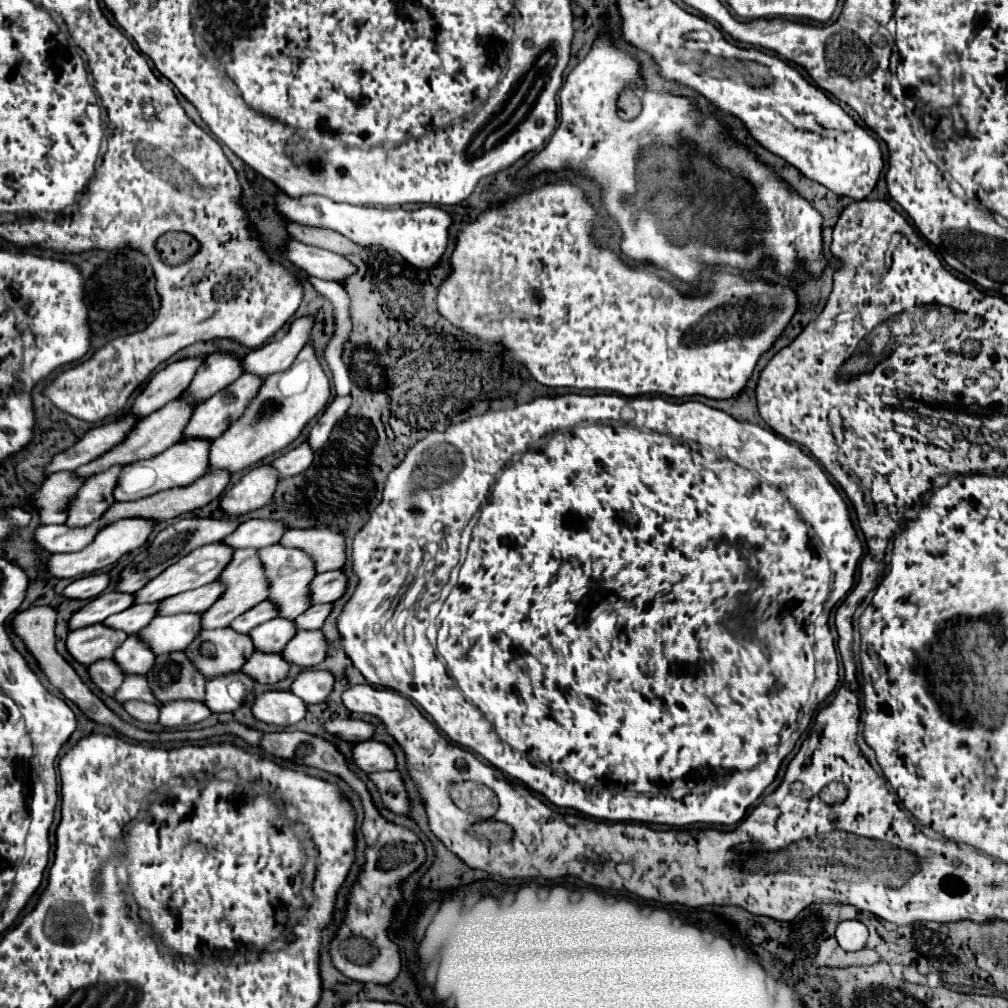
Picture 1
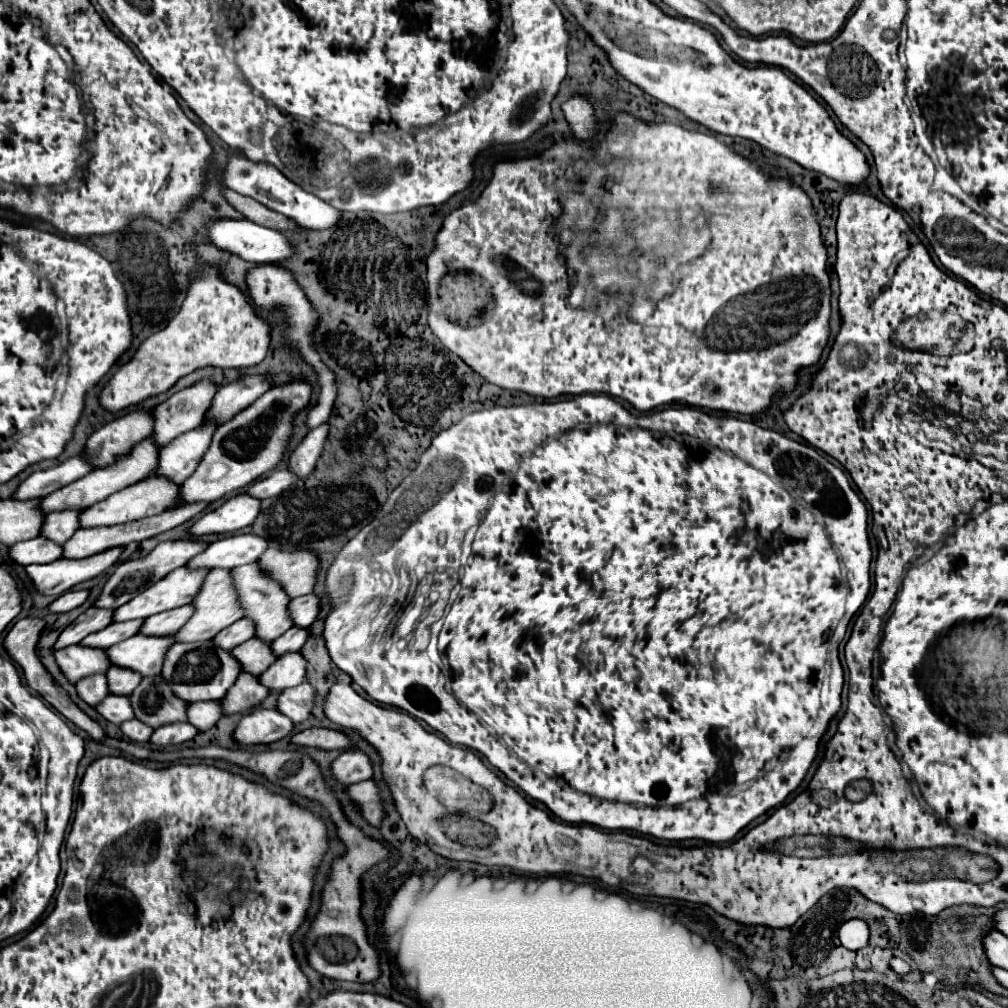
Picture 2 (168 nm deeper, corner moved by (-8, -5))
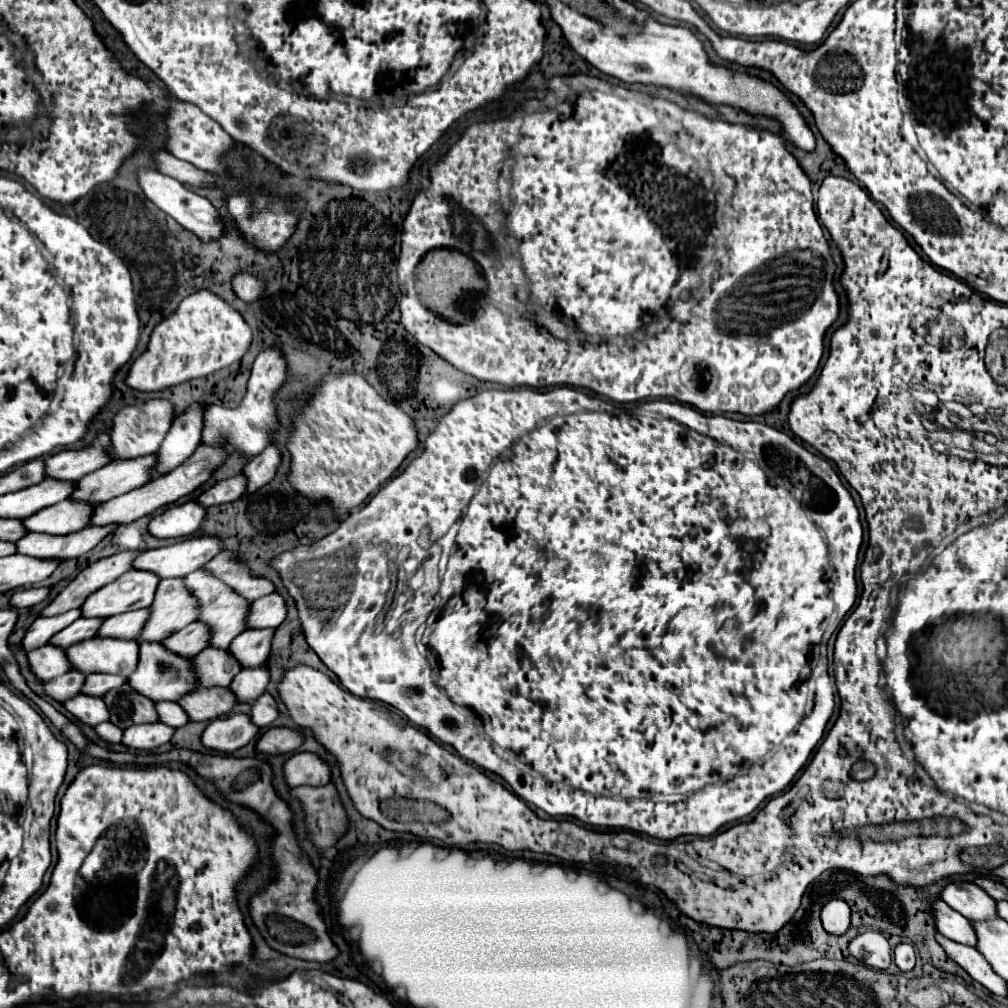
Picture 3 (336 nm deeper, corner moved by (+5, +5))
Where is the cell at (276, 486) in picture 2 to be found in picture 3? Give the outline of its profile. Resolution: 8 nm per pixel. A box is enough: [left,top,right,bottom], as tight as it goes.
[197,474,247,508]

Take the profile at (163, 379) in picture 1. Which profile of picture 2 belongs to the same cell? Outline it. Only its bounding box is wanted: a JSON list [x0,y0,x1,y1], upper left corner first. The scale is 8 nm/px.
[84,412,152,470]

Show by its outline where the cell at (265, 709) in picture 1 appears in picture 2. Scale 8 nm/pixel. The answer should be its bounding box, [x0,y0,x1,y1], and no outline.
[232,708,294,746]

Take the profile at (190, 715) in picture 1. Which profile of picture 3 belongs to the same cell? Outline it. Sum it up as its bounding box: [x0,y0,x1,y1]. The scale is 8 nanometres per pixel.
[123,722,175,750]

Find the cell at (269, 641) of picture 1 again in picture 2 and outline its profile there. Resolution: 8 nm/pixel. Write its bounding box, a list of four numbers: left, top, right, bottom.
[230,638,274,676]

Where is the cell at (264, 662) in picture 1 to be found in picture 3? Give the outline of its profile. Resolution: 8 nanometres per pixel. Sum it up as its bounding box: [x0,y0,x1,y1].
[179,686,237,722]

